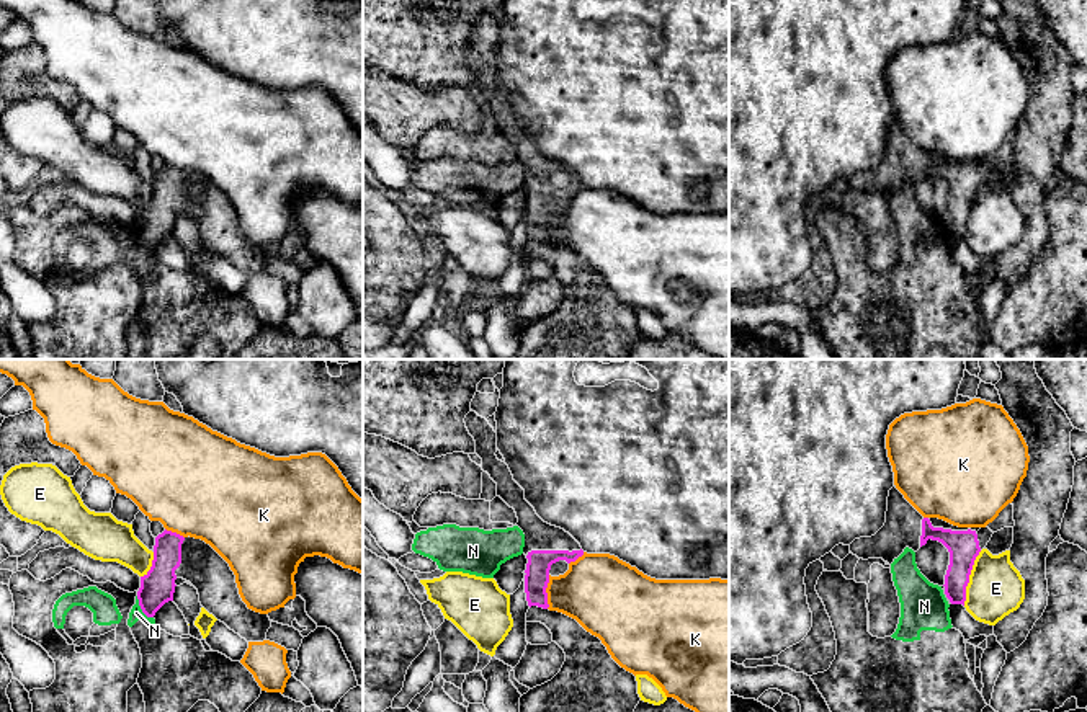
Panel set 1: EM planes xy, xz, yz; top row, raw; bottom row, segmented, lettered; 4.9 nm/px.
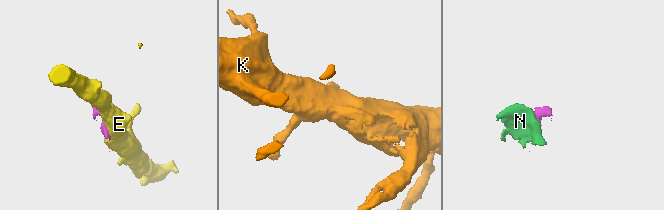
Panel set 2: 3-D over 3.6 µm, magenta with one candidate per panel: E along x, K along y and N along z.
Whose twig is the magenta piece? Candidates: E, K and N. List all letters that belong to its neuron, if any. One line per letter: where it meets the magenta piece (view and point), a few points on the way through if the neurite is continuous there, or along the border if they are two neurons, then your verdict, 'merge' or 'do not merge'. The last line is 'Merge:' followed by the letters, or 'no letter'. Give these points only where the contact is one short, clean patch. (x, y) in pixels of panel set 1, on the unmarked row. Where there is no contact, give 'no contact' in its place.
E: contact yz (968, 213); border yz (981, 185), (975, 195), (963, 239); do not merge
K: contact xz (545, 226); border xz (550, 209), (546, 242); do not merge
N: contact xy (141, 242); border xy (136, 231), (141, 244), (152, 252); do not merge
Merge: no letter

